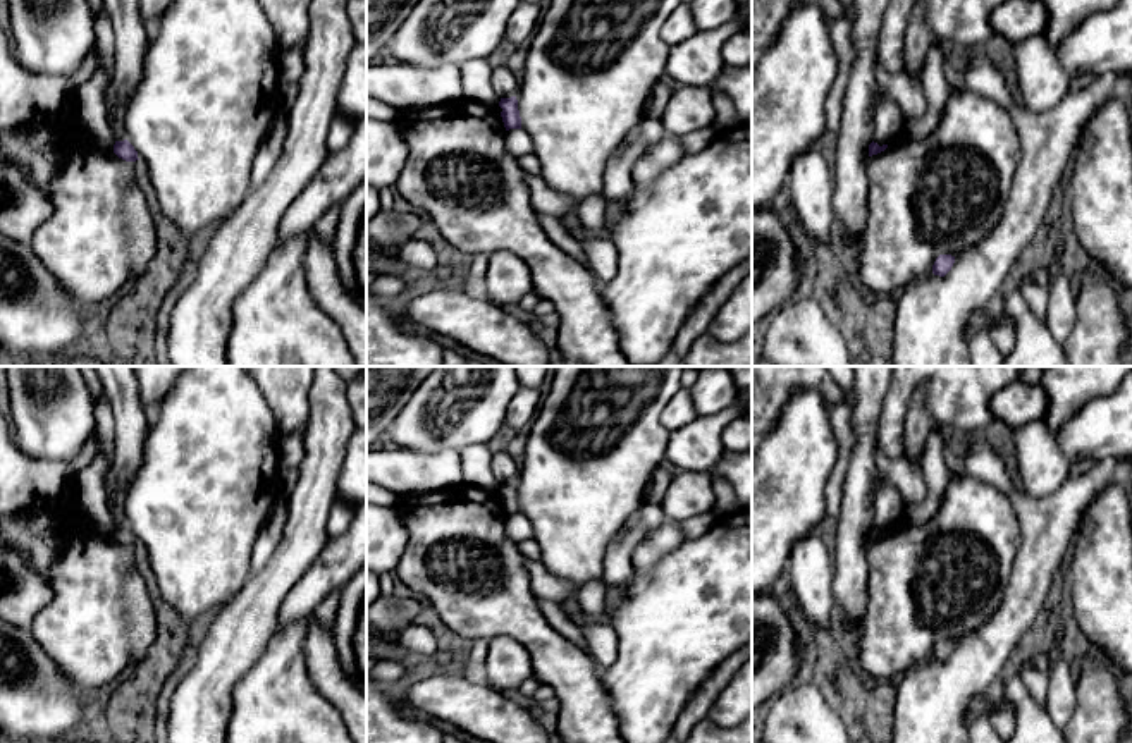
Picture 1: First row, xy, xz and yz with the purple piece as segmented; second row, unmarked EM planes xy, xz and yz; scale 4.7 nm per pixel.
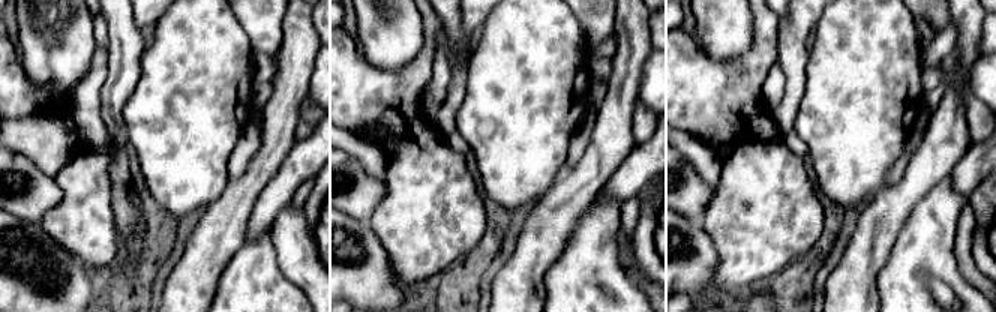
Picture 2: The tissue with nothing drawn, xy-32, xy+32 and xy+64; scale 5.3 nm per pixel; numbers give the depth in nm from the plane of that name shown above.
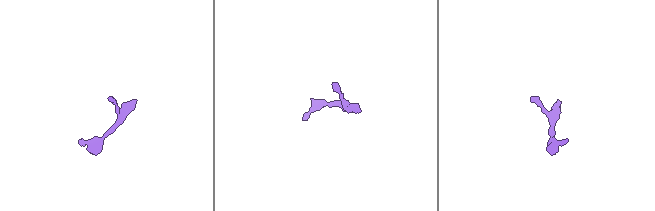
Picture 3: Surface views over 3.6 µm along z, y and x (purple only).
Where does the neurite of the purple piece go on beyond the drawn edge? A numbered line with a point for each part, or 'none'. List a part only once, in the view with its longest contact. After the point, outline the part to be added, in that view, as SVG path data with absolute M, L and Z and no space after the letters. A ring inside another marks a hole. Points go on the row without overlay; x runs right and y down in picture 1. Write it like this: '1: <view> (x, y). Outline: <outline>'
none

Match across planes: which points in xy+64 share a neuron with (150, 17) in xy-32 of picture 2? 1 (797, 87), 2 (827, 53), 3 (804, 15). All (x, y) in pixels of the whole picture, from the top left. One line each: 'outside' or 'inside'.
1: inside
2: outside
3: inside

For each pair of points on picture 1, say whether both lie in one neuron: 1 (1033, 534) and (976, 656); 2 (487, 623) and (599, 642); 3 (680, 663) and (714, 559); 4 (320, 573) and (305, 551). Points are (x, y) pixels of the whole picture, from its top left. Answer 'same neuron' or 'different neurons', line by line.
1: same neuron
2: different neurons
3: same neuron
4: different neurons

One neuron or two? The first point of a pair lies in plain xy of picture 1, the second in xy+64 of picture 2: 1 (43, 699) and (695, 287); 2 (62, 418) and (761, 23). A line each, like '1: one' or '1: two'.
1: one
2: two

